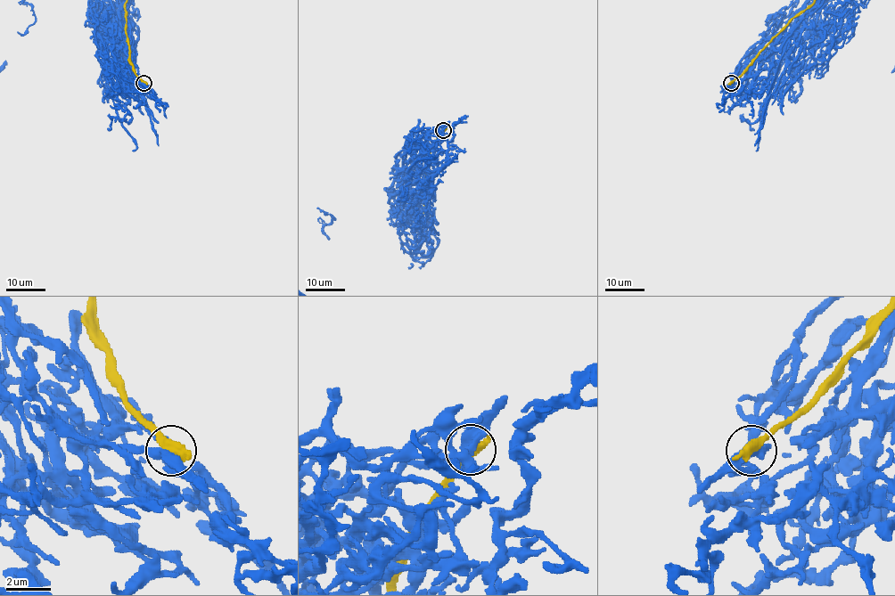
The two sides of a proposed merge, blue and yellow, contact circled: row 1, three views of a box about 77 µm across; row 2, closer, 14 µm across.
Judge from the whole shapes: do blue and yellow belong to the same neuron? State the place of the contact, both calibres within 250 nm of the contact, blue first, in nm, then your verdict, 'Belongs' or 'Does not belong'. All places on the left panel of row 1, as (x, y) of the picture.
Place: (143, 83). Thickness 320 nm (blue) against 550 nm. Does not belong

